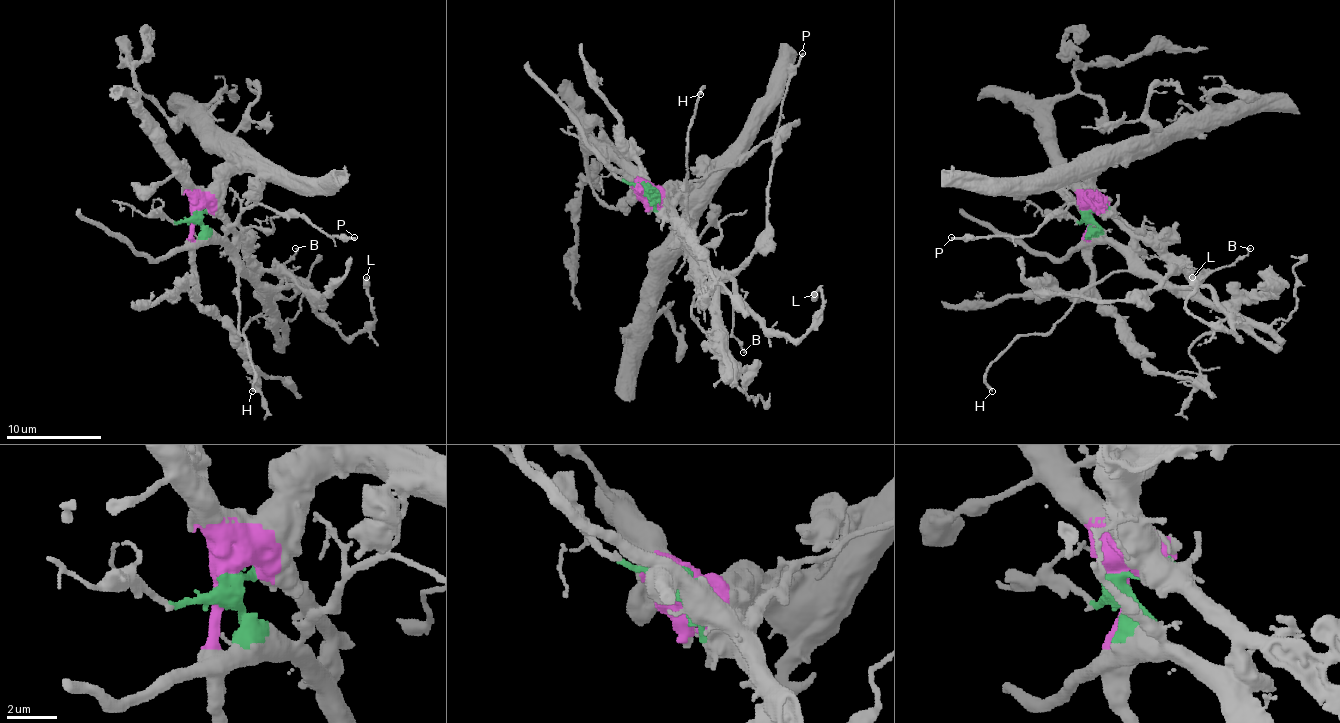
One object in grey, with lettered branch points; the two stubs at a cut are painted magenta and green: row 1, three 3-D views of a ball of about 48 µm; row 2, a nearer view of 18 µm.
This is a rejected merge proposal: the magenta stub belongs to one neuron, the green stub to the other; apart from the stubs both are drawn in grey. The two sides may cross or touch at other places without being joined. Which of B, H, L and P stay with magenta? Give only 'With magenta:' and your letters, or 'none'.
With magenta: none

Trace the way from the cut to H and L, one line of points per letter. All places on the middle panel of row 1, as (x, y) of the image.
H: (644, 189), (685, 230), (690, 122), (699, 93)
L: (644, 189), (766, 328), (793, 340), (807, 330), (821, 301), (819, 287), (814, 294)

